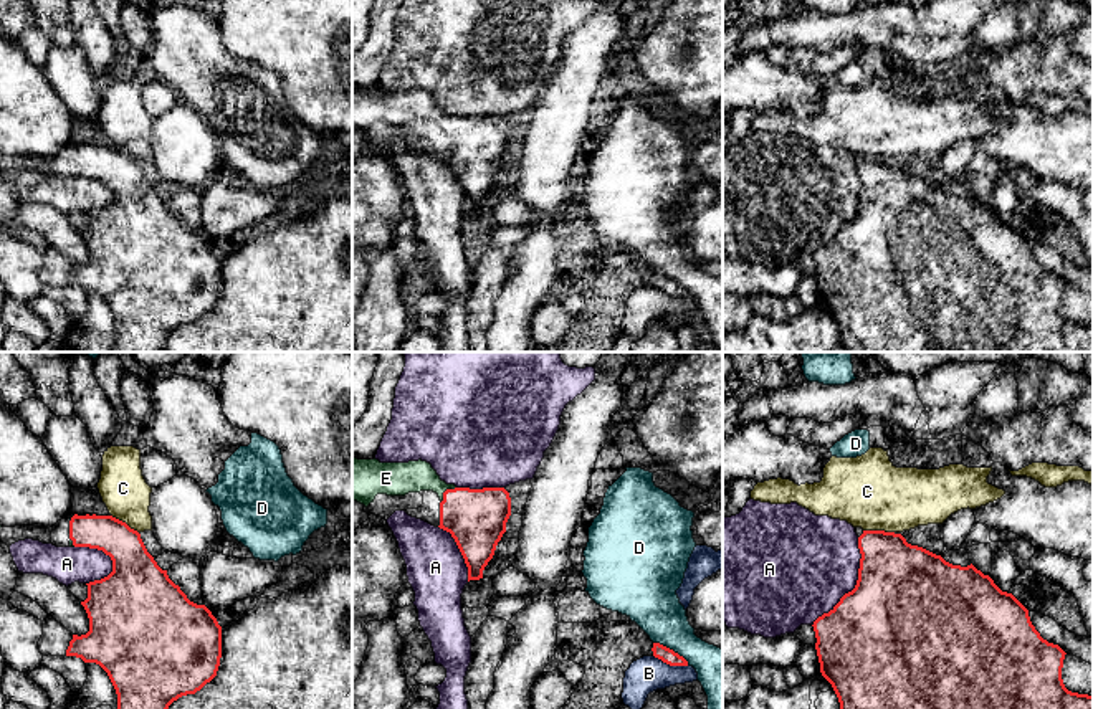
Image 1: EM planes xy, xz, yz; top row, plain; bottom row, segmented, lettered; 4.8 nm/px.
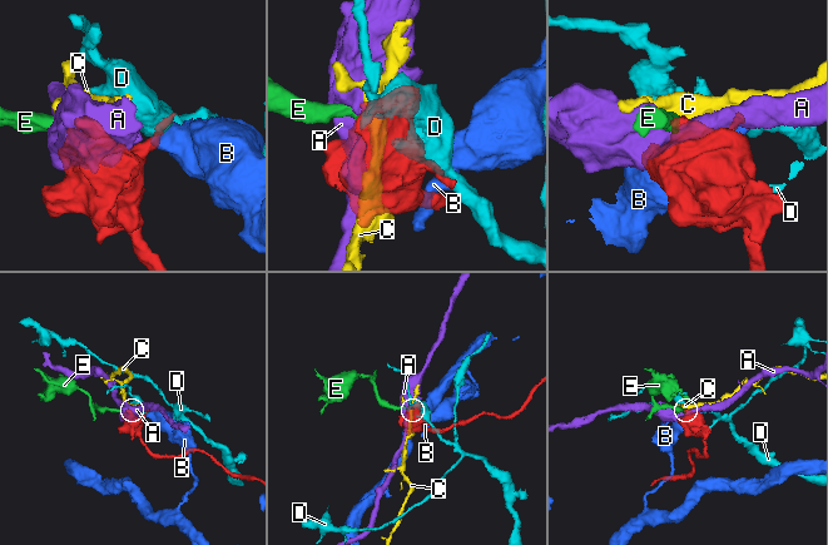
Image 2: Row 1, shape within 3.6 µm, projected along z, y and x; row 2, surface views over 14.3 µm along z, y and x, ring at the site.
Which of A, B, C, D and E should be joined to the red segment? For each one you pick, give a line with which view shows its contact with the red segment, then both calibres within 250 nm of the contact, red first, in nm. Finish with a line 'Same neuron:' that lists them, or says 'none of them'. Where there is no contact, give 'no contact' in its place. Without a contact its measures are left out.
E: meets red in xz; 280 nm thick on the red side, 160 nm on the other
Same neuron: E

